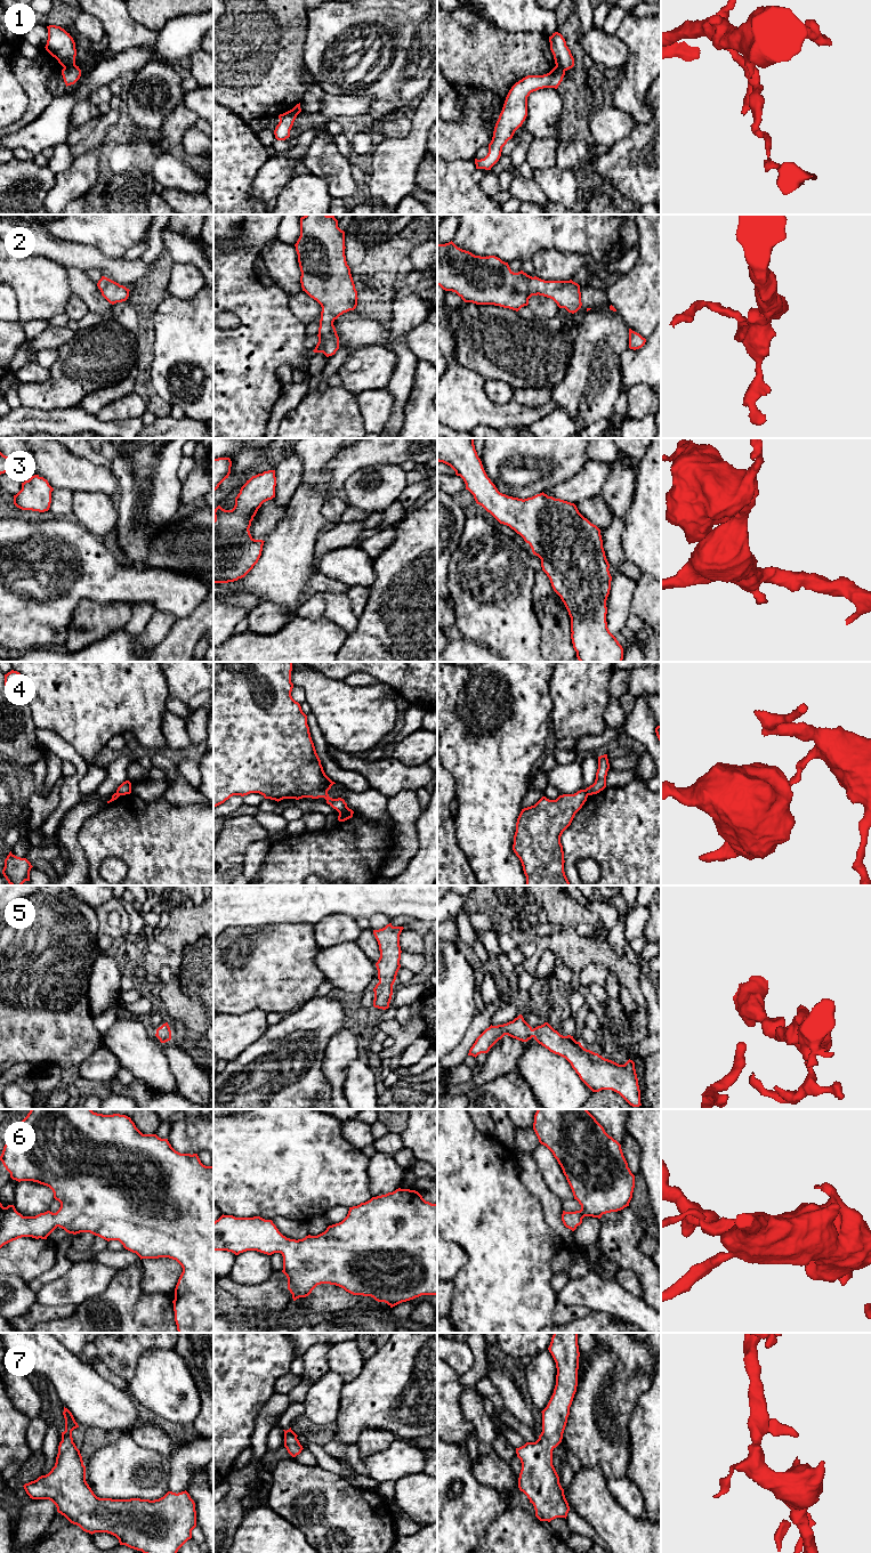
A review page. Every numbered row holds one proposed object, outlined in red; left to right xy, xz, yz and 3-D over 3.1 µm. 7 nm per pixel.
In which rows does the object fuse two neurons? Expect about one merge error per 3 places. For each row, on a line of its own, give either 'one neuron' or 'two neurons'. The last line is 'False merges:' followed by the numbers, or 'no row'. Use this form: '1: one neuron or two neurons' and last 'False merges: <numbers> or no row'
1: two neurons
2: one neuron
3: one neuron
4: two neurons
5: one neuron
6: one neuron
7: one neuron
False merges: 1, 4

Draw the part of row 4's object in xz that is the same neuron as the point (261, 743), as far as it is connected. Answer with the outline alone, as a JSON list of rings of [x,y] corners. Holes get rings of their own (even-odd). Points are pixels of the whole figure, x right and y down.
[[[213,662],[213,808],[224,803],[233,795],[244,796],[250,793],[259,793],[265,799],[277,802],[283,799],[324,798],[326,803],[338,812],[347,808],[344,799],[332,799],[328,794],[328,791],[336,783],[325,775],[311,737],[307,715],[303,712],[300,704],[291,696],[293,688],[291,671],[292,662]]]

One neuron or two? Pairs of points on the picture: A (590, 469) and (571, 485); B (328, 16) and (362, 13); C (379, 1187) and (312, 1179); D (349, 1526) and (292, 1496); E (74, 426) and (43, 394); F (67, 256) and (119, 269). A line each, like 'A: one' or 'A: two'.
A: one
B: one
C: two
D: one
E: two
F: one

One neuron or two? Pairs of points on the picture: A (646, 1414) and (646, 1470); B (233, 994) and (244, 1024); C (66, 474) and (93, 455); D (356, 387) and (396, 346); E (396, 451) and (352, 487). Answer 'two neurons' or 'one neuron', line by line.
A: one neuron
B: two neurons
C: two neurons
D: two neurons
E: two neurons

